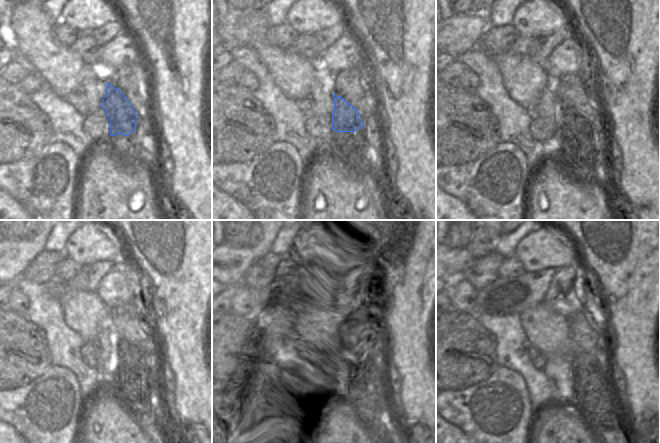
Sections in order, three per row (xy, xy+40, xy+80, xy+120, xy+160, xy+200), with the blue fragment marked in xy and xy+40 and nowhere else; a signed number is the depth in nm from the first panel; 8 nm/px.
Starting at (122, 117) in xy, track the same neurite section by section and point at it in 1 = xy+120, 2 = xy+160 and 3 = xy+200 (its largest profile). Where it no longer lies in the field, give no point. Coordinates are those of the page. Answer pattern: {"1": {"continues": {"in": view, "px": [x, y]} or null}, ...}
{"1": {"continues": {"in": "xy+120", "px": [139, 361]}}, "2": {"continues": {"in": "xy+160", "px": [373, 402]}}, "3": {"continues": {"in": "xy+200", "px": [597, 400]}}}

